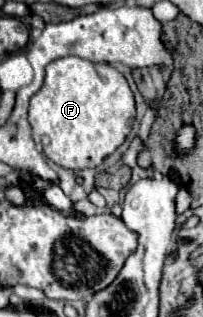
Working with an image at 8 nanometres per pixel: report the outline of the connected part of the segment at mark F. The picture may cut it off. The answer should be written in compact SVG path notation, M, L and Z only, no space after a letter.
M69 55L55 59L47 65L43 87L31 97L29 123L33 139L43 147L43 153L63 169L79 171L99 167L131 133L135 121L135 99L127 79L109 63L93 63L81 57Z

